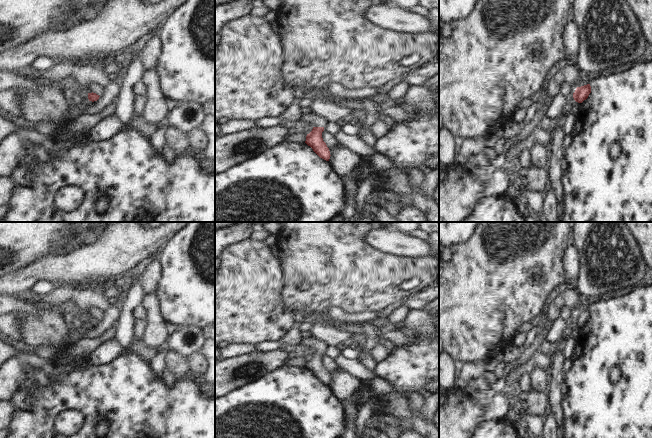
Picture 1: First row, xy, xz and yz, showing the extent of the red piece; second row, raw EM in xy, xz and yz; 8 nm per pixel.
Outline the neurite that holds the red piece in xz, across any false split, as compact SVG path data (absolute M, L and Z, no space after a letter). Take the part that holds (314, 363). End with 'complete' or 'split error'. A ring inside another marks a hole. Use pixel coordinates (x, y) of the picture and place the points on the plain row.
M316 337L302 338L302 345L313 351L312 355L307 358L305 367L322 383L329 385L330 375L323 365L322 356L328 345Z; split error

